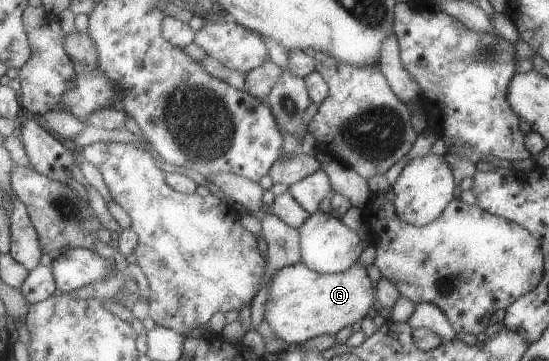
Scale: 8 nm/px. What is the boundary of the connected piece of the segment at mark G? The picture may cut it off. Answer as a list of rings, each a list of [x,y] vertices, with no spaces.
[[[302,262],[278,270],[269,301],[264,305],[264,318],[278,338],[298,345],[320,335],[336,336],[343,328],[362,320],[375,304],[372,280],[360,263],[354,263],[346,272],[329,275],[320,274]]]

